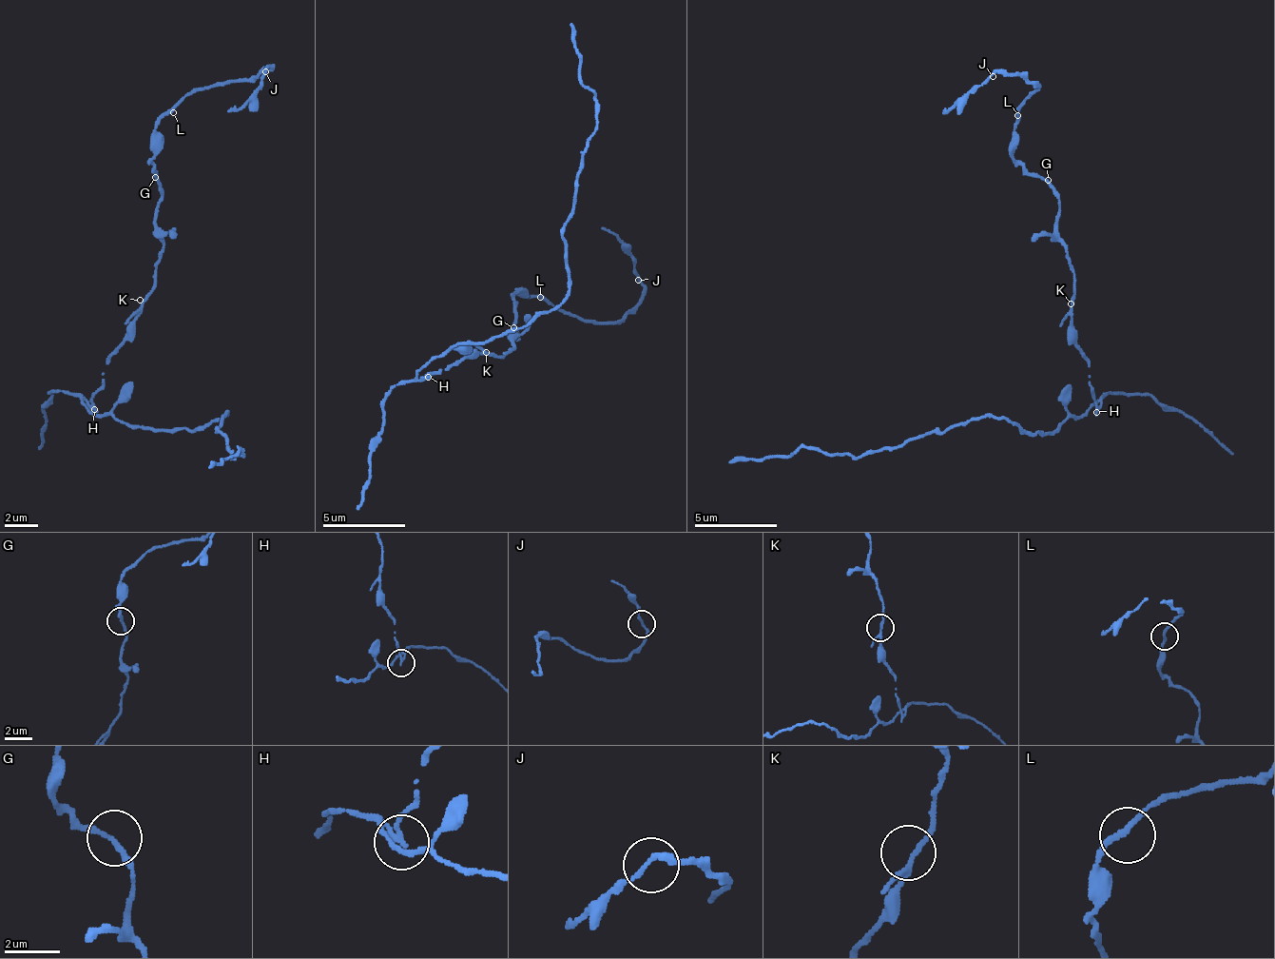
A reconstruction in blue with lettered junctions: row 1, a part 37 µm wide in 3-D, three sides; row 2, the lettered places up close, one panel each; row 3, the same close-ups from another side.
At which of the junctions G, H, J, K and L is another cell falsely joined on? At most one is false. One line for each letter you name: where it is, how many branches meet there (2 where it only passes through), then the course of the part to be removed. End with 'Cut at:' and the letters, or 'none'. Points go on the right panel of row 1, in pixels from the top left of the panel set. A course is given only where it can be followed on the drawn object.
H: place (1096, 412); branches 3; course (1095, 413), (1056, 431), (1000, 417), (931, 429), (901, 445), (834, 455), (797, 446), (782, 458), (729, 461)
Cut at: H

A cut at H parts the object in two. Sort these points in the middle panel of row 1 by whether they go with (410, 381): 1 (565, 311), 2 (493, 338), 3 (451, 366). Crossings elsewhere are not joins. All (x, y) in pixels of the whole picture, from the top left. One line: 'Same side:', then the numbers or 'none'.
Same side: 2

